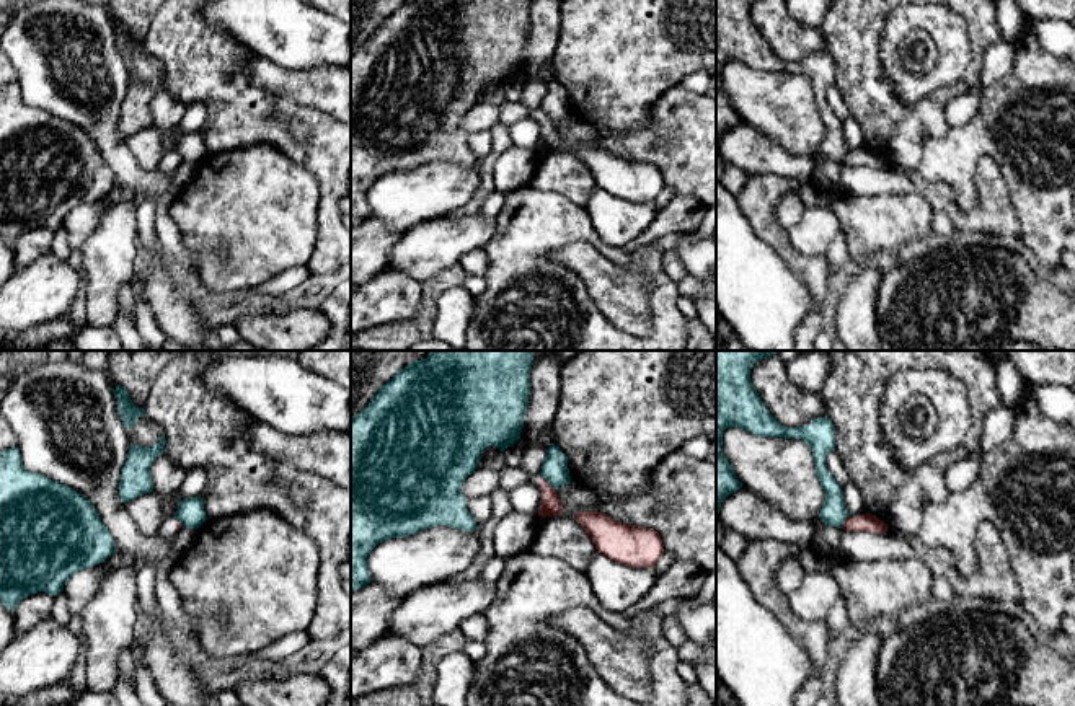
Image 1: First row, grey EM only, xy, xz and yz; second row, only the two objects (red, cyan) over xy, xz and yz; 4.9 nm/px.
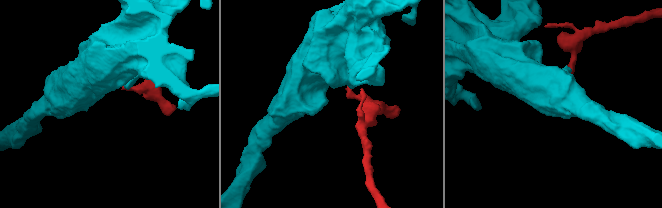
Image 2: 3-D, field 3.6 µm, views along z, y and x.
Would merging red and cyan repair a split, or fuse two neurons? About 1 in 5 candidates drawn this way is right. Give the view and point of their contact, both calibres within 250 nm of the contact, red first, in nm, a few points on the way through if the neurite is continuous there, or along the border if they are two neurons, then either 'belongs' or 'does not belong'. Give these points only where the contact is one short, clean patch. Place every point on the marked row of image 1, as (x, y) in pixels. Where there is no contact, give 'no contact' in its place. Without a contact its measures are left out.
xz (548, 483) | 110/130 nm | along xz (542, 476), (555, 488) | does not belong

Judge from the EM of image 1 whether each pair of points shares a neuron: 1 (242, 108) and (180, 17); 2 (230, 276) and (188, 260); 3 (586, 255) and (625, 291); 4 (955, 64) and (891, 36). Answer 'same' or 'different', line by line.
1: same
2: different
3: same
4: same

